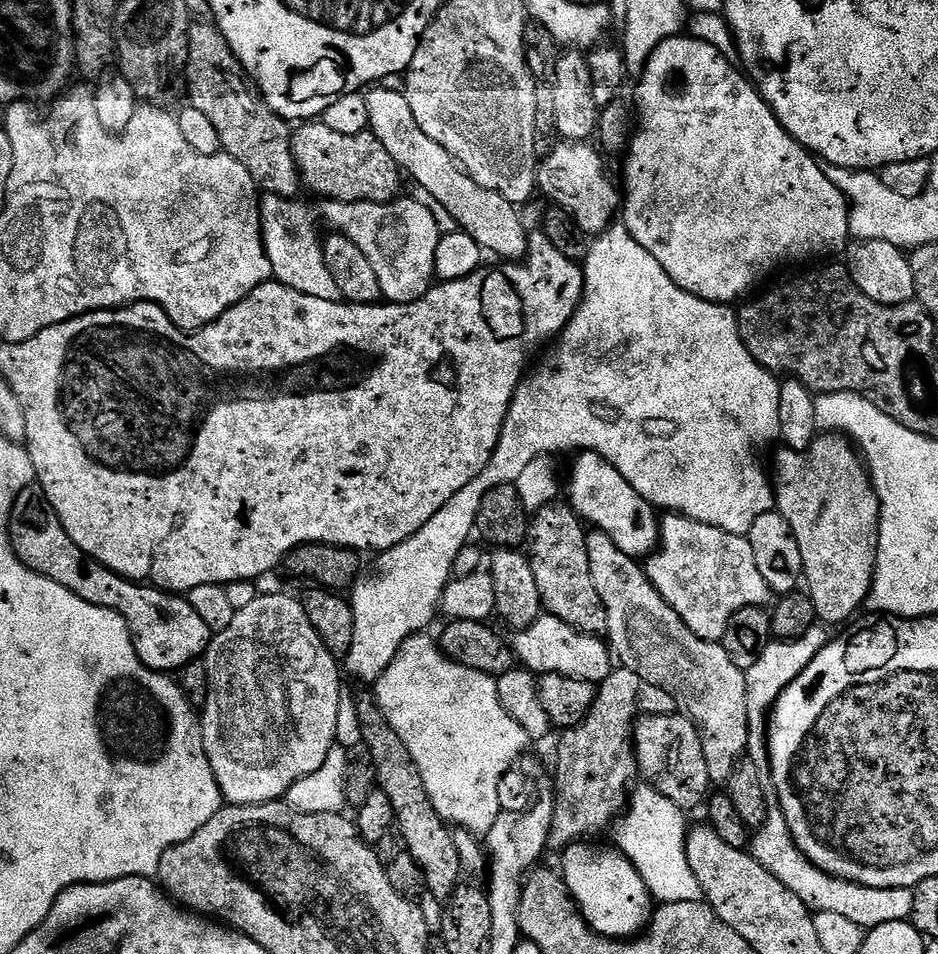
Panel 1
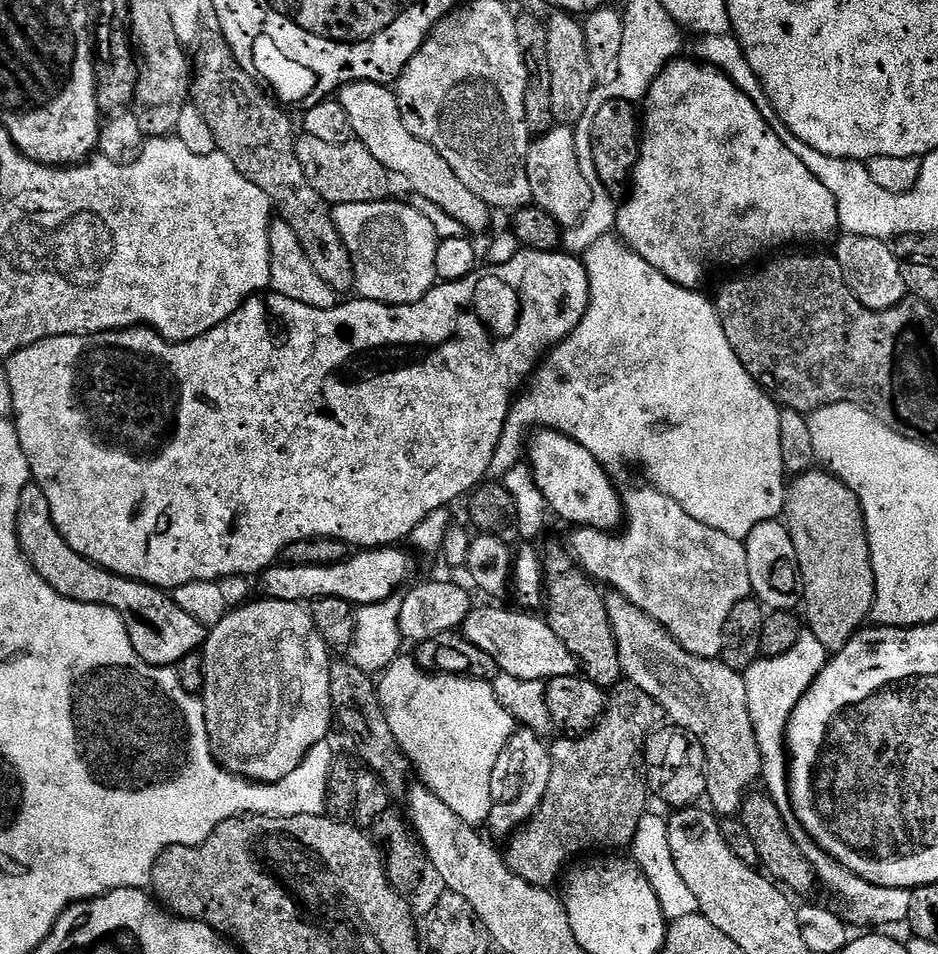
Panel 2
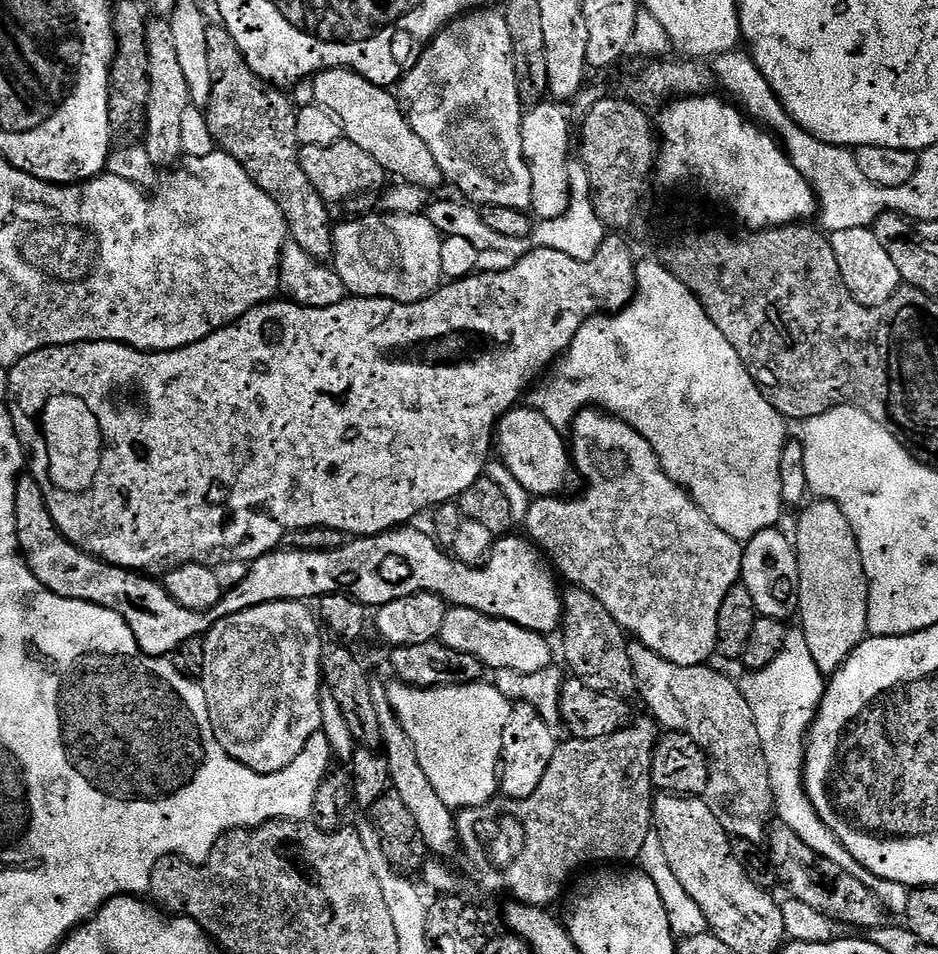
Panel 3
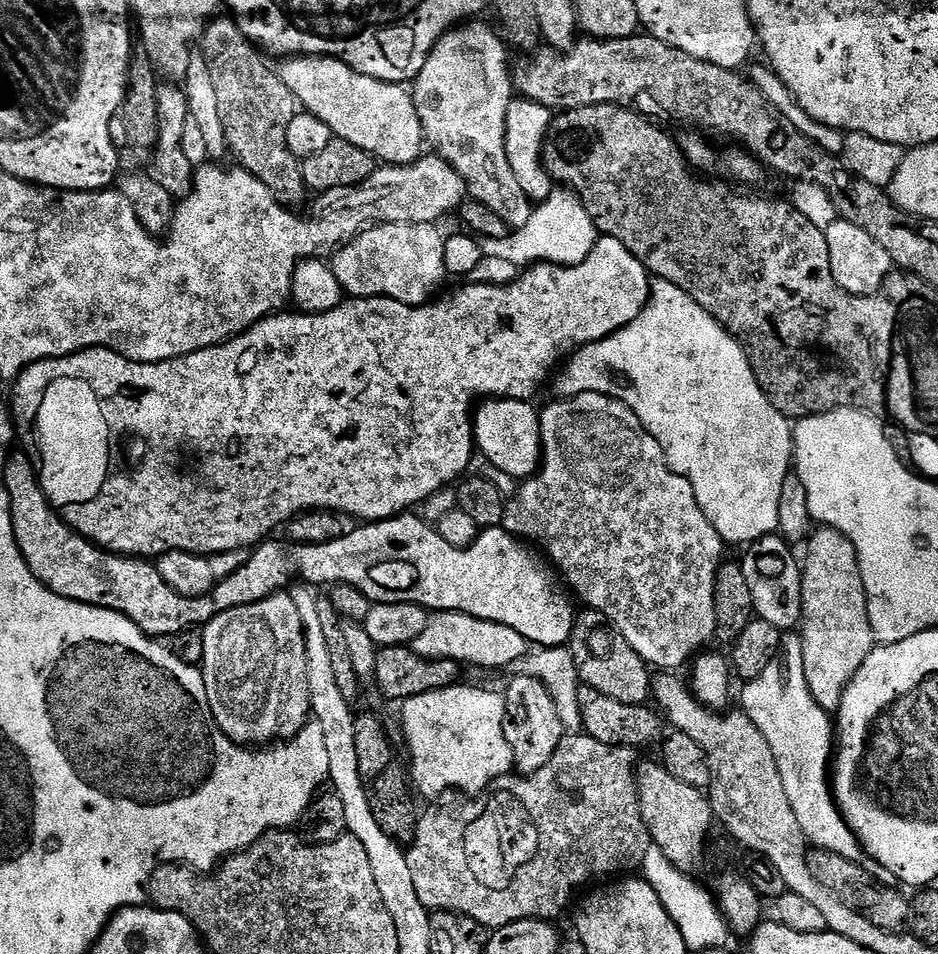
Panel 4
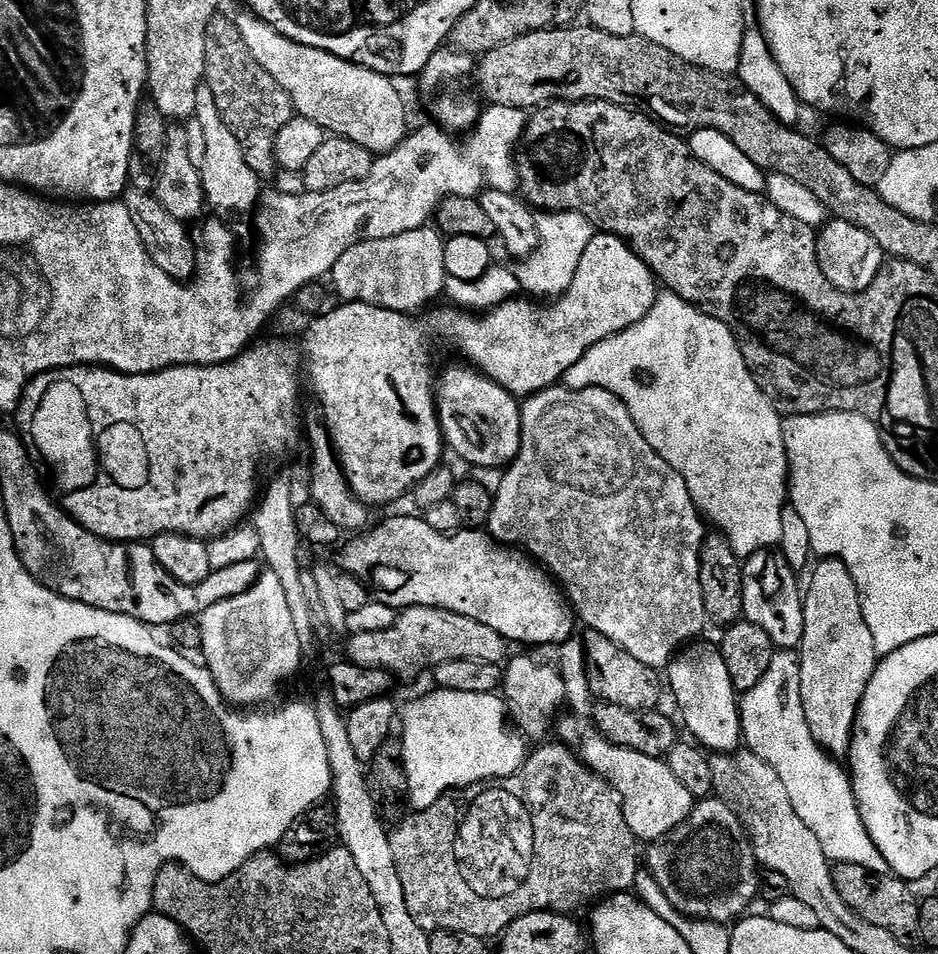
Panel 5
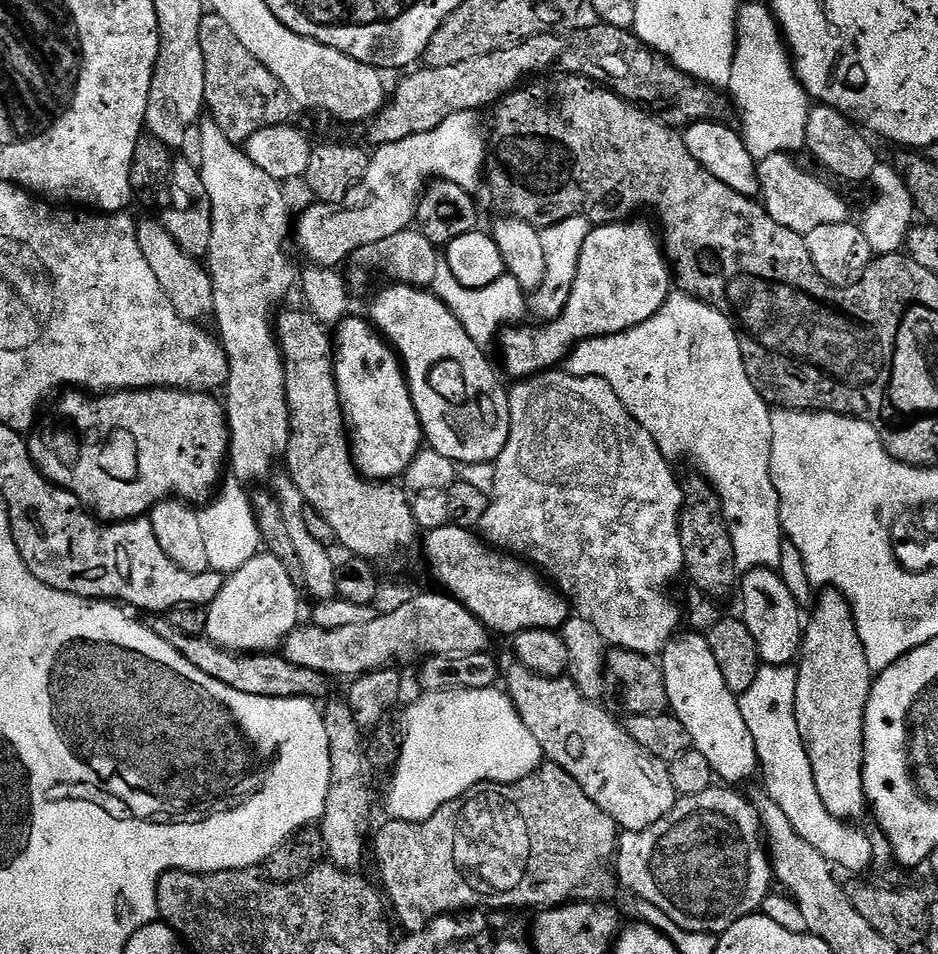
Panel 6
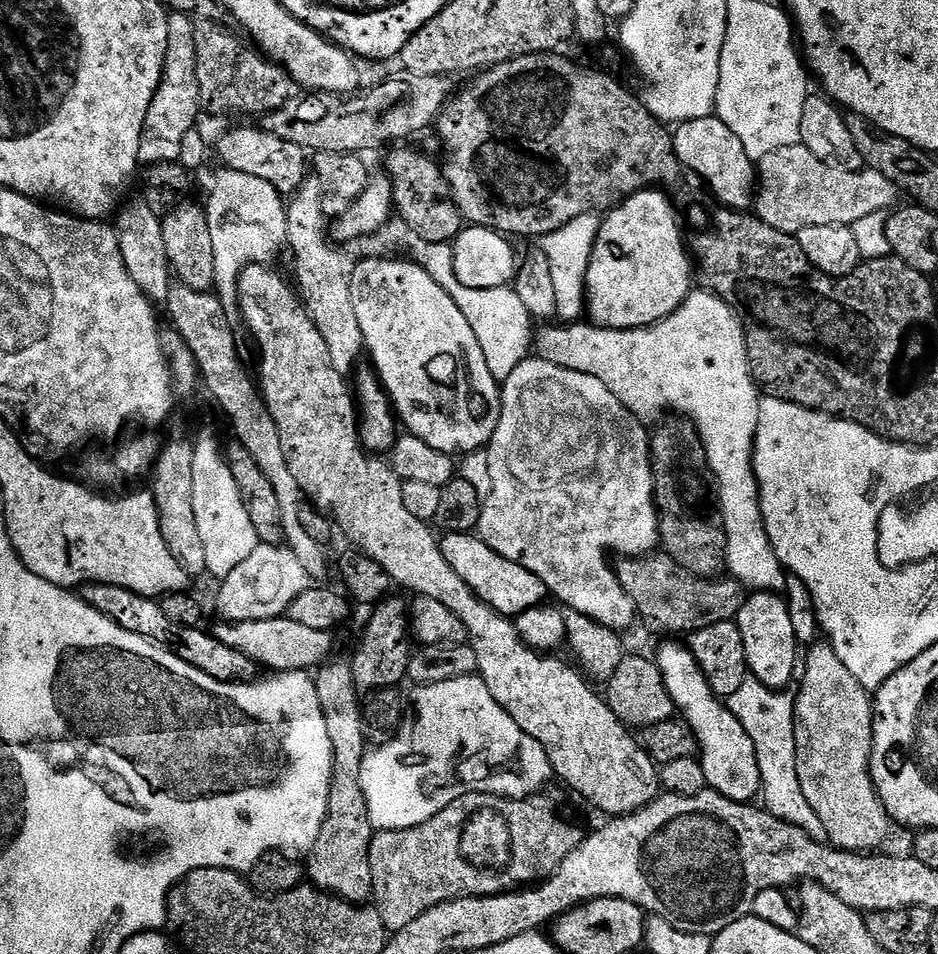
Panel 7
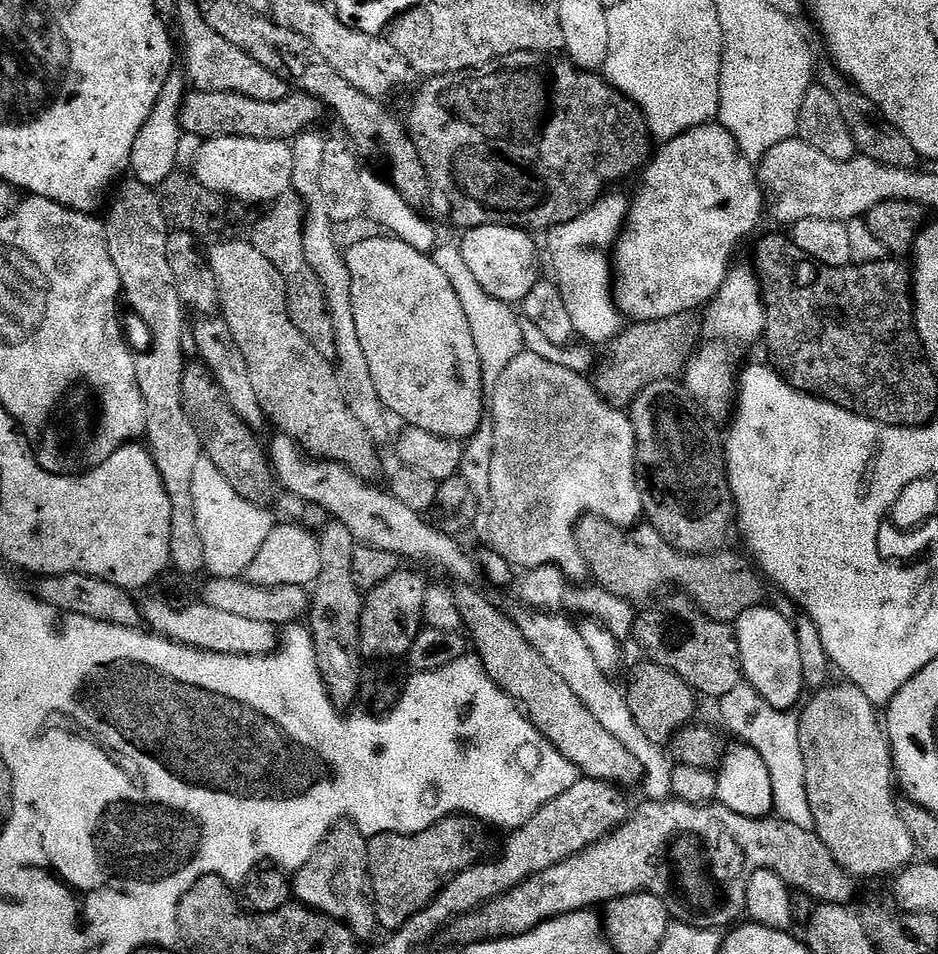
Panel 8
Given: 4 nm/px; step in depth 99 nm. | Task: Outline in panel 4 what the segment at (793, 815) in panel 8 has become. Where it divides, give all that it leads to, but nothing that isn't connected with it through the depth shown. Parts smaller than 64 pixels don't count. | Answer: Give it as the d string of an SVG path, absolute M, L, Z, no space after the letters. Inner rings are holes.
M785 635L774 662L766 666L762 675L747 681L743 687L744 693L740 696L744 703L742 711L753 720L774 752L778 770L782 774L782 786L786 786L786 798L790 798L794 818L798 818L798 826L802 826L805 840L809 845L842 854L842 858L850 858L850 862L860 864L866 874L878 878L882 886L897 887L894 874L890 874L886 866L865 853L840 809L836 807L830 783L830 761L834 756L834 720L822 706L818 706L818 702L814 702L814 694L810 694L799 635Z

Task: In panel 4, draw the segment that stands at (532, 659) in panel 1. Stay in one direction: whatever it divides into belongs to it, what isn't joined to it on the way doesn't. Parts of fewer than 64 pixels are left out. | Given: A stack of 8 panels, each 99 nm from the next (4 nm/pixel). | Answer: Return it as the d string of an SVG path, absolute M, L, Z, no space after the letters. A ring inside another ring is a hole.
M433 611L426 622L422 634L411 644L411 649L427 660L456 660L461 666L473 664L476 668L511 669L514 662L527 656L530 645L518 630L510 630L510 626L502 626L498 622L486 622L482 618L474 618L461 612Z

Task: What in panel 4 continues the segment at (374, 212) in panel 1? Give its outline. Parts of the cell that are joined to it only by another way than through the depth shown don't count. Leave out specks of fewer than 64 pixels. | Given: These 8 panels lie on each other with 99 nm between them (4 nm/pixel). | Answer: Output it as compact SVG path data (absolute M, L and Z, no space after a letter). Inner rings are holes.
M422 223L373 225L338 248L330 264L343 291L353 299L388 297L418 306L429 301L429 294L447 275L445 237L438 229L436 224Z

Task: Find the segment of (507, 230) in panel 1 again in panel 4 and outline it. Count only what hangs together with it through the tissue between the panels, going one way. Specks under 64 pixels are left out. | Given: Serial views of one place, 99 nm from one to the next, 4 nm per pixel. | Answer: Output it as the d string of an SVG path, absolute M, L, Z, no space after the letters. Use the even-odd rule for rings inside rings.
M289 56L279 61L278 71L280 80L286 82L294 94L297 105L303 111L314 114L314 118L322 118L322 122L330 126L335 139L345 140L366 150L385 165L412 164L425 151L422 122L418 118L418 110L414 110L411 91L405 85L388 84L385 80L370 78L351 68L344 60L335 60L333 56Z

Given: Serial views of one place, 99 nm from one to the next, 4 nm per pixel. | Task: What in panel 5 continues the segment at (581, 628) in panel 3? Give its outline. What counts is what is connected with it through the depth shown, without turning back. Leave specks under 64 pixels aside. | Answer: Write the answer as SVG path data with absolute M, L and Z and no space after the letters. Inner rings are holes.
M588 630L583 633L582 639L588 649L586 666L590 678L590 690L597 701L614 706L626 706L626 710L646 710L647 712L661 707L662 676L657 669L646 666L646 662L638 662L634 654L622 650L618 642L610 642L606 634Z

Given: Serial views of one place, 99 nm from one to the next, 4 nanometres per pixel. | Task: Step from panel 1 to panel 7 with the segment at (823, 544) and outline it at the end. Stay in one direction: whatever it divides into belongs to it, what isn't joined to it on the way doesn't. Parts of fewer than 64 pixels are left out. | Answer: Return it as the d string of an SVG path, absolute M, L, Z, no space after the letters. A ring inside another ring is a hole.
M817 642L807 649L808 657L802 660L802 675L800 680L800 692L795 693L796 698L796 765L798 766L798 782L802 782L802 794L806 794L806 802L810 802L810 810L814 810L814 814L818 814L818 822L822 822L825 837L835 847L843 848L845 852L863 852L871 853L884 839L888 836L888 824L890 825L890 817L884 809L884 803L880 800L880 795L876 793L876 786L872 781L872 714L874 711L874 700L870 695L869 689L862 686L862 682L858 682L858 678L854 678L854 674L850 674L850 670L846 670L846 666L842 666L842 662L838 658L838 654L834 652L831 644L827 642Z

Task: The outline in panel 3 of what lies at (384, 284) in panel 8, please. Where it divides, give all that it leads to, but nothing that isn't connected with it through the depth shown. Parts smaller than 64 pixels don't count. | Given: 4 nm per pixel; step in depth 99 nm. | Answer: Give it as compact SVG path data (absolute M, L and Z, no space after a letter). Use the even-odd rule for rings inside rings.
M530 406L510 409L496 426L494 448L500 452L504 468L516 479L520 488L529 492L529 497L560 496L574 480L574 465L569 441L561 429L555 428L541 412Z

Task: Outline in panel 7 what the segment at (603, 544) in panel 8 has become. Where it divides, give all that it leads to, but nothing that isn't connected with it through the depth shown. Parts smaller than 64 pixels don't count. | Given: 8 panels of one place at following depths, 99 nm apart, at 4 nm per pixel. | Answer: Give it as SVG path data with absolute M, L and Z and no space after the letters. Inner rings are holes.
M666 554L624 558L619 563L614 571L620 585L630 594L639 623L652 632L691 634L718 622L735 621L746 599L746 589L737 580L695 576Z

